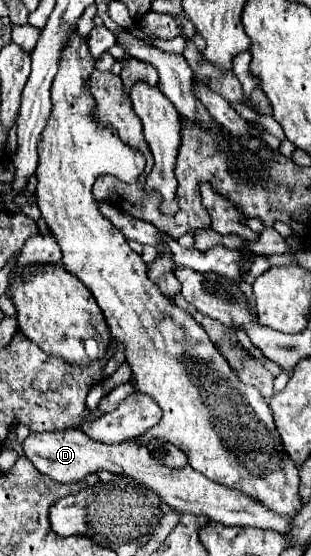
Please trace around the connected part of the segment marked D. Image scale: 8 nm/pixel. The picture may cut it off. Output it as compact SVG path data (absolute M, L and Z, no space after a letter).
M68 429L66 433L30 433L24 441L24 453L34 463L34 467L52 477L58 483L70 483L80 481L90 473L96 473L100 469L106 469L110 473L128 475L134 477L138 483L150 487L158 493L158 497L170 505L172 509L180 513L192 513L192 515L204 515L212 521L218 521L222 525L242 525L242 527L262 527L262 529L274 529L278 533L290 533L290 527L294 527L292 517L276 515L262 503L254 501L252 497L244 495L238 489L230 489L226 485L220 485L202 473L194 471L190 465L172 469L164 463L158 463L146 449L146 445L138 443L136 439L122 441L118 445L106 445L92 441L86 433L78 429Z

